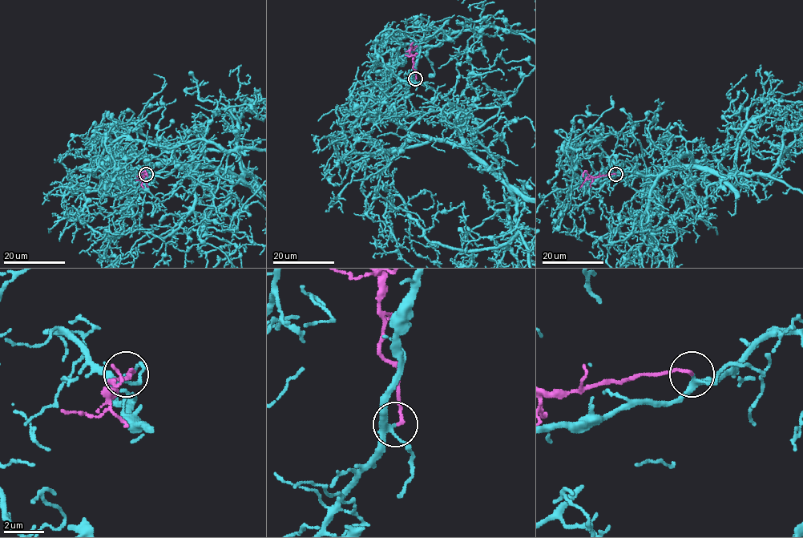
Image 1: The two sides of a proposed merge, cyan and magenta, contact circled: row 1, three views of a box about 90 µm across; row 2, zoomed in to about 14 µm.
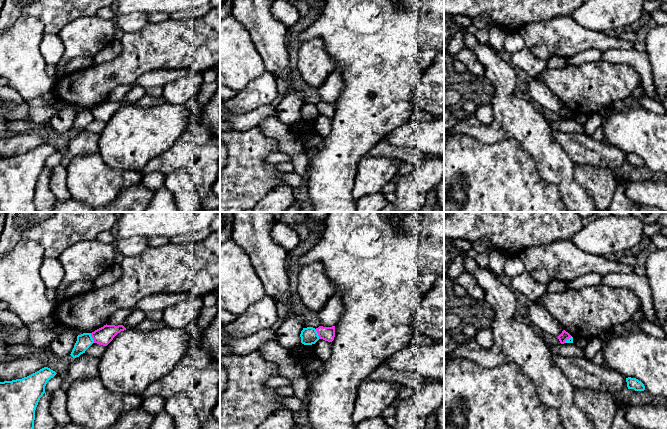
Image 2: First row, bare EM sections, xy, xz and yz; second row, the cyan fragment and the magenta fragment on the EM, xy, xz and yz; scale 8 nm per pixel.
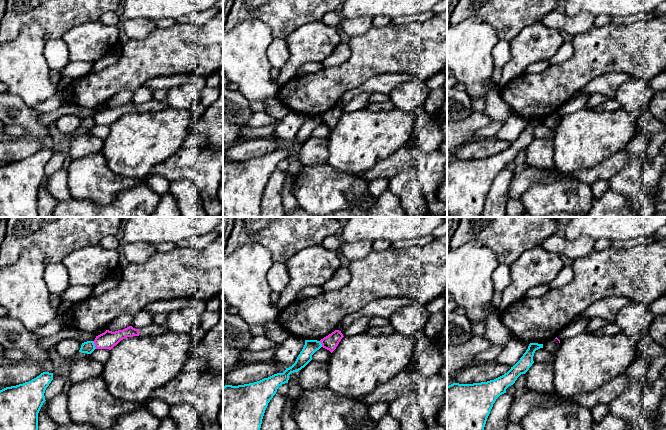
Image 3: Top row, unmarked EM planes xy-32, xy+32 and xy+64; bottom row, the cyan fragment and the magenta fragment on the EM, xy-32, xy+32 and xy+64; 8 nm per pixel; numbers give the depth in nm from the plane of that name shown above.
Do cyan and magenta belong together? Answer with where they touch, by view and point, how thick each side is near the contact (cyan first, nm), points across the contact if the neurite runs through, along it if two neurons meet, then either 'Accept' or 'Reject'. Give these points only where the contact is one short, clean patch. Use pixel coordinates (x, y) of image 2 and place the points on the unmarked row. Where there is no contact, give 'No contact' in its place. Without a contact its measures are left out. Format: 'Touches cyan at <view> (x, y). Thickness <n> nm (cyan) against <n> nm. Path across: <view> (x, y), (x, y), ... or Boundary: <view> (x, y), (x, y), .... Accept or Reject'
Touches cyan at xy (92, 114). Thickness 120 nm (cyan) against 140 nm. Boundary: xy (90, 109), (94, 118). Reject

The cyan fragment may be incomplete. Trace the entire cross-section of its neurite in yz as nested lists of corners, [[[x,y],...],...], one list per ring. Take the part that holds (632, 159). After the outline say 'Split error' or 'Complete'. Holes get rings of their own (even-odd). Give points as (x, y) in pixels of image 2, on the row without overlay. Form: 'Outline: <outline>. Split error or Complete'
Outline: [[[628,153],[626,154],[628,165],[634,165],[635,167],[644,167],[644,160],[636,154]]]. Complete

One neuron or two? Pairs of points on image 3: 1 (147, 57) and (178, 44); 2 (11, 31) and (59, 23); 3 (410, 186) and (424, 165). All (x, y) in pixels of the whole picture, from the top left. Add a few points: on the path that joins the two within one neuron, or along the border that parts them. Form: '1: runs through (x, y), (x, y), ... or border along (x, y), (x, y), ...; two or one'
1: runs through (155, 56), (170, 51); one
2: runs through (23, 19), (25, 17), (47, 17); one
3: border along (392, 177), (413, 168), (417, 184), (425, 199); two

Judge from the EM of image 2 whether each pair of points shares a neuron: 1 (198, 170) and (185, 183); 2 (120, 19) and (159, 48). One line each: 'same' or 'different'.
1: different
2: different

